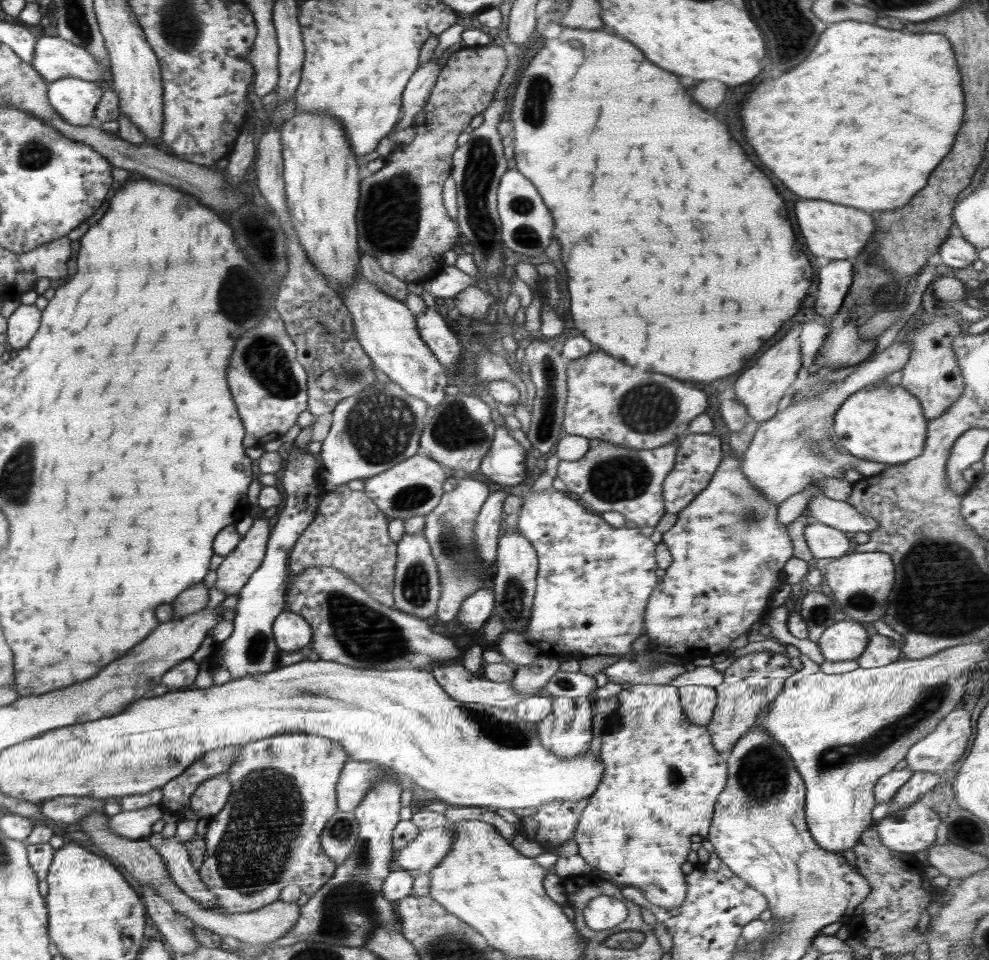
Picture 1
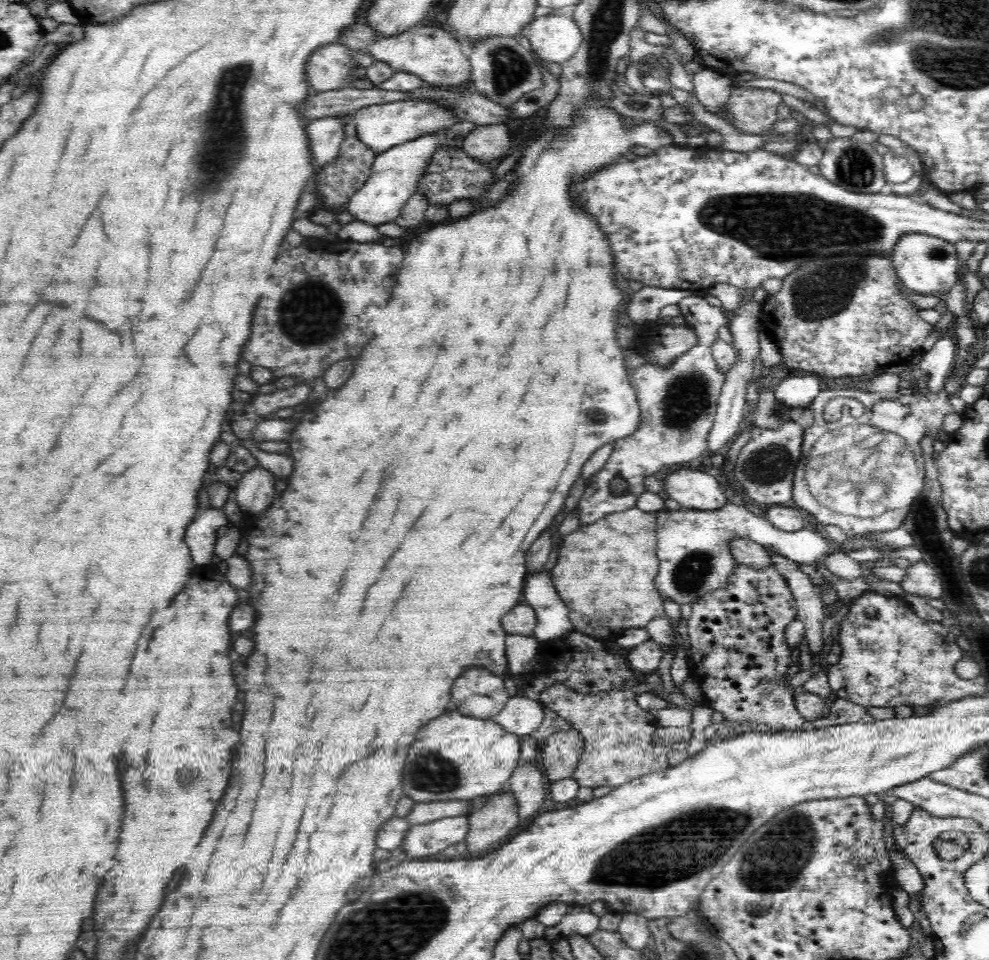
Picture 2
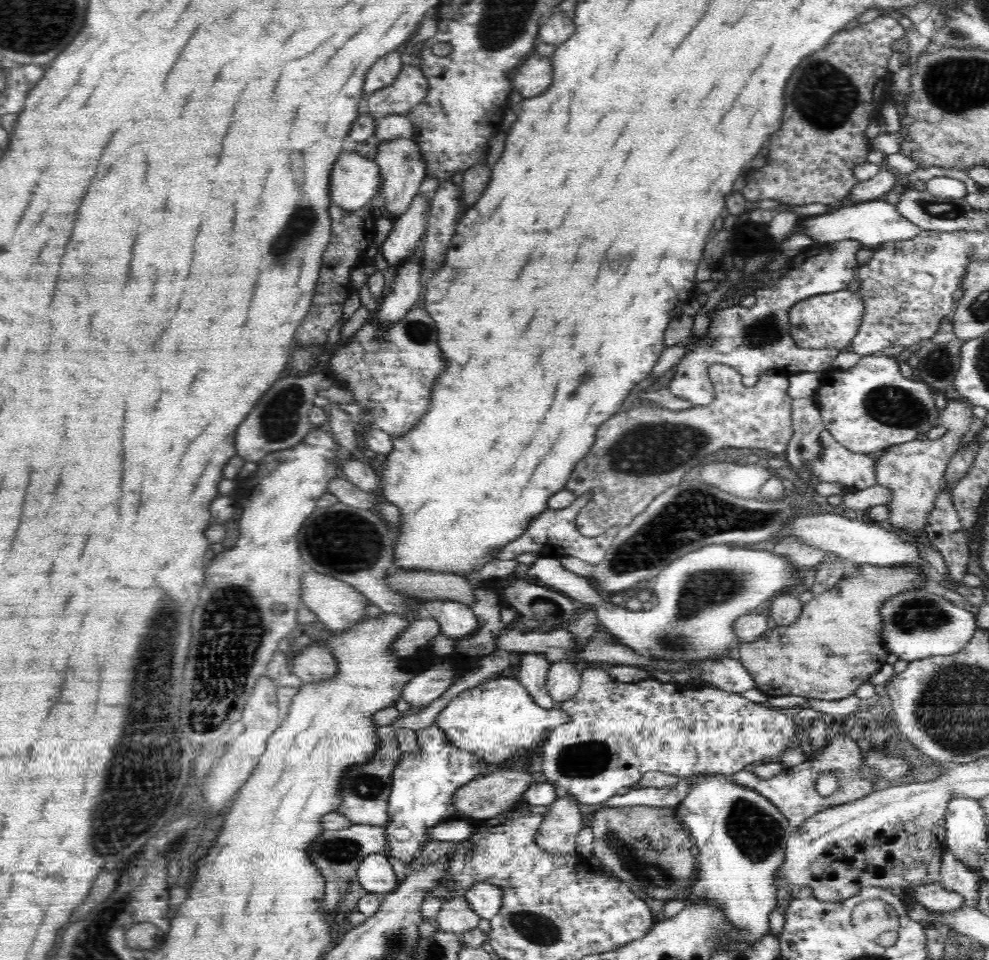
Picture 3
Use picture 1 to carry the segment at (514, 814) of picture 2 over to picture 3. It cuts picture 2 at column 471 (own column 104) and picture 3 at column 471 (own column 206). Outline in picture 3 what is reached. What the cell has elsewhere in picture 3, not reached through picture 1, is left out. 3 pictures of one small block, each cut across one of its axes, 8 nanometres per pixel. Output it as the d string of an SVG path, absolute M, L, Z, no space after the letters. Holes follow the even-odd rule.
M458 896L458 898L450 898L448 901L443 901L433 923L438 930L462 933L476 928L479 920L480 917L468 904L466 898Z

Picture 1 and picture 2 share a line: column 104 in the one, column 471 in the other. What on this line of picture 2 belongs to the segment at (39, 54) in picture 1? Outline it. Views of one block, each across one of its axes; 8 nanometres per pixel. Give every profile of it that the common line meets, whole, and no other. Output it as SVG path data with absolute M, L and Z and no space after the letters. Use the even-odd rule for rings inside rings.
M354 24L344 30L340 43L358 52L369 52L374 61L384 62L396 71L404 70L414 74L428 86L457 88L469 86L472 66L467 50L461 41L456 40L447 28L414 25L400 34L382 38L375 34L370 25Z

